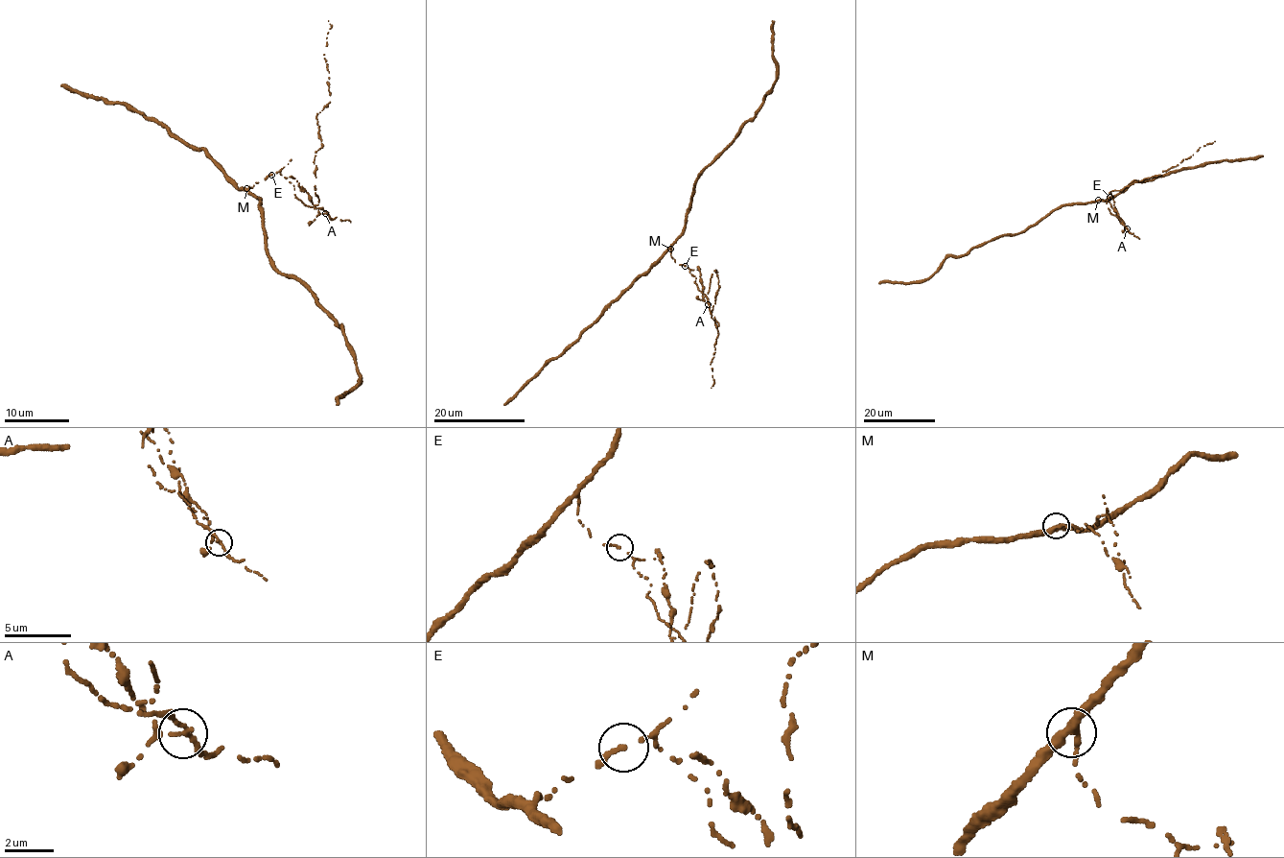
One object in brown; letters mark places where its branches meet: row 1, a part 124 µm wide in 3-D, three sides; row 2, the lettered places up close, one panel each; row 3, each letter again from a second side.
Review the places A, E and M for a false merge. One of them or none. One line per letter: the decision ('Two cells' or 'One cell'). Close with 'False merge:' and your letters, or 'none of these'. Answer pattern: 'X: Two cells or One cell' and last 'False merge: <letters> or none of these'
A: Two cells
E: One cell
M: One cell
False merge: A

